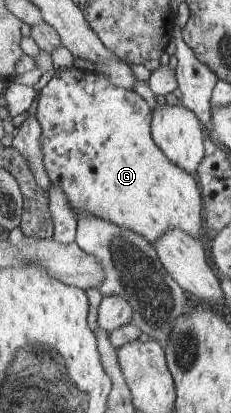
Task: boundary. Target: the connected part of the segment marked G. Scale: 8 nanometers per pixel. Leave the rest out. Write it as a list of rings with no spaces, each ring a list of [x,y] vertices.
[[[74,67],[63,71],[55,71],[47,85],[40,90],[37,104],[36,115],[43,128],[42,146],[46,170],[48,171],[52,184],[60,185],[66,191],[68,200],[73,206],[77,218],[80,218],[82,214],[88,216],[89,212],[90,215],[96,215],[97,217],[121,226],[123,229],[128,229],[145,236],[154,246],[158,239],[163,238],[166,231],[172,231],[174,229],[185,230],[195,237],[202,236],[205,232],[206,224],[205,217],[202,216],[202,212],[204,212],[204,206],[202,206],[204,199],[203,192],[200,192],[200,186],[198,186],[199,182],[194,180],[194,175],[191,172],[188,172],[180,165],[174,164],[157,145],[157,141],[153,137],[152,128],[153,108],[148,106],[148,102],[140,94],[136,94],[133,89],[116,86],[104,73],[99,71],[83,71],[82,69]]]

